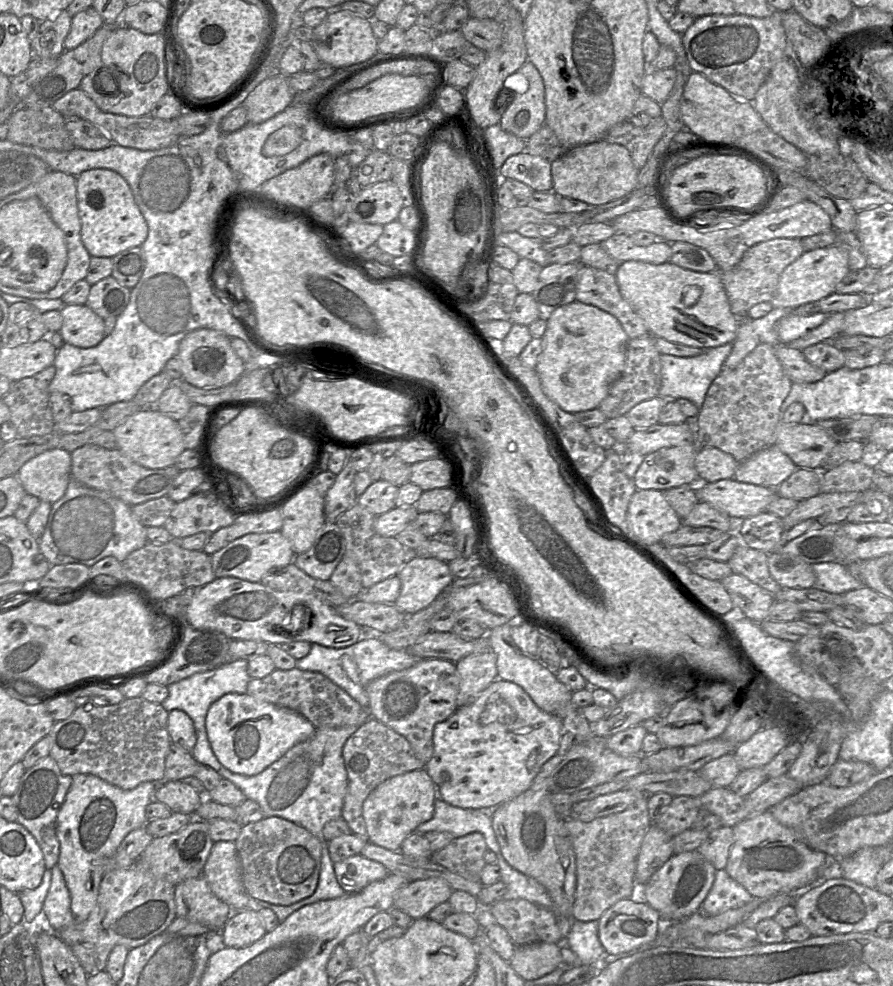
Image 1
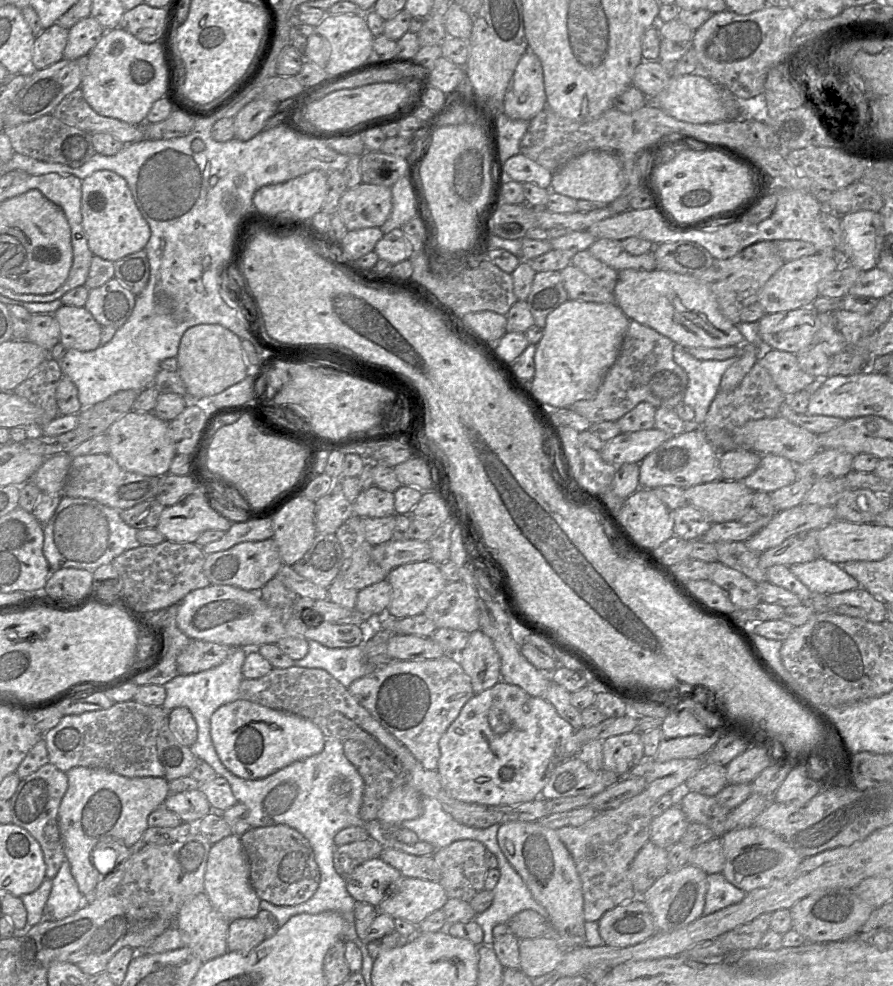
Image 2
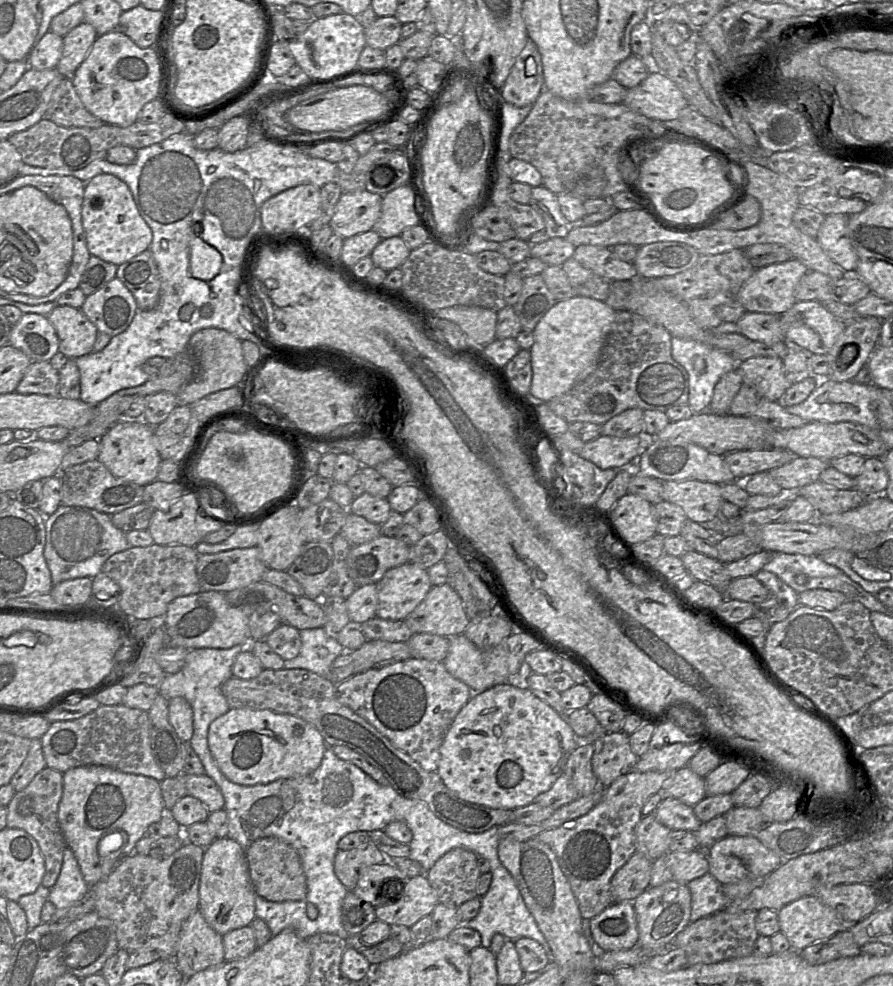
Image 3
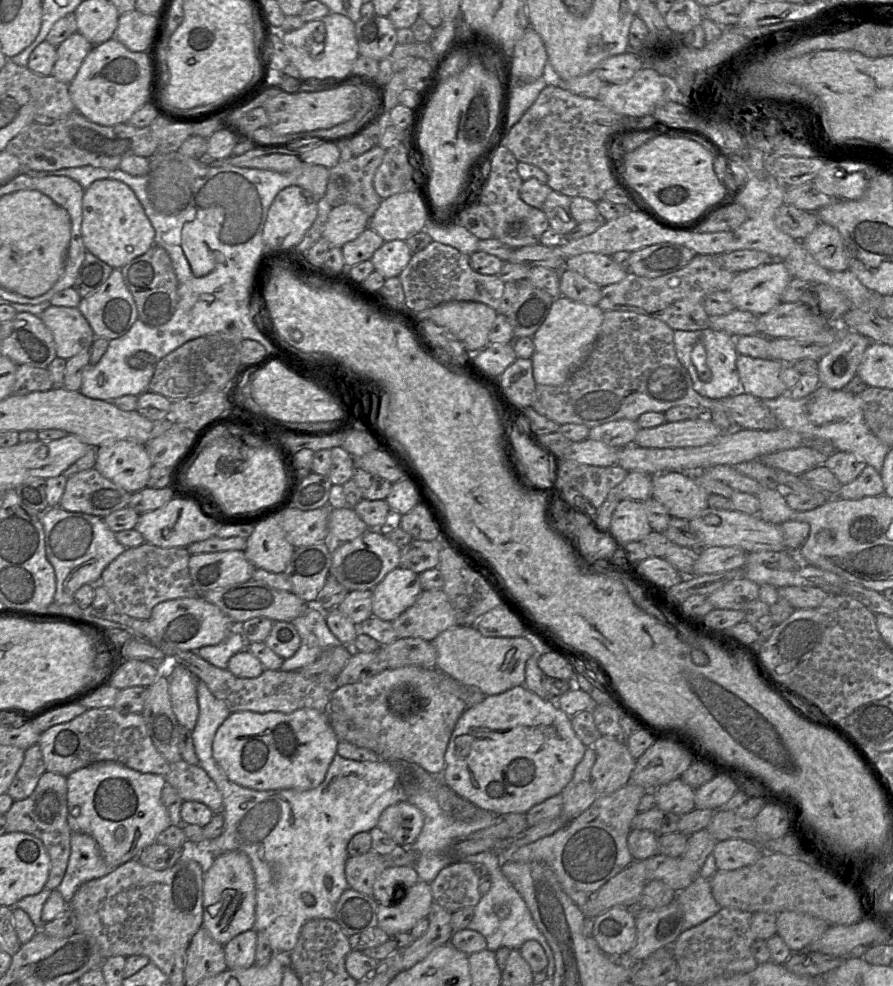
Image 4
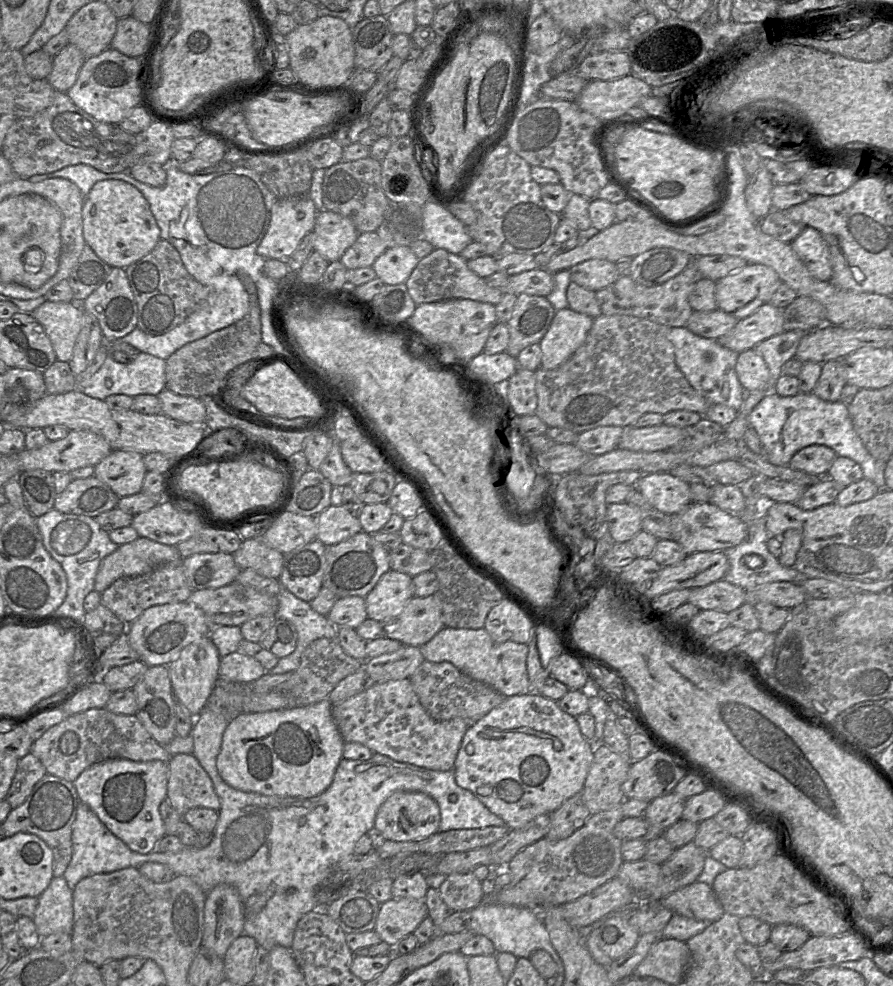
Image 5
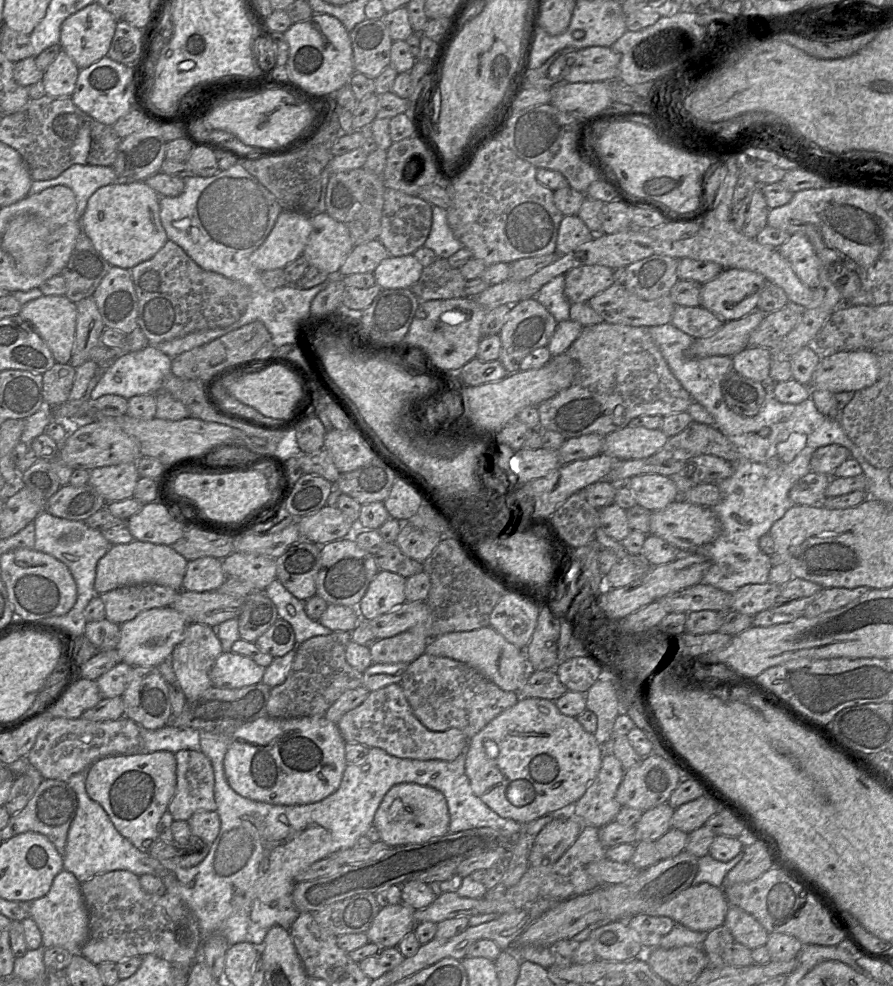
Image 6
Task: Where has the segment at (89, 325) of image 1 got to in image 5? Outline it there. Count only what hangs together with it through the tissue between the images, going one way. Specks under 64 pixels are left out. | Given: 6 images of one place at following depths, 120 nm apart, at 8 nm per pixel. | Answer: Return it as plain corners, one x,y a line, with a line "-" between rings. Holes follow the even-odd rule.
45,301
30,314
43,327
56,359
69,362
82,326
81,303

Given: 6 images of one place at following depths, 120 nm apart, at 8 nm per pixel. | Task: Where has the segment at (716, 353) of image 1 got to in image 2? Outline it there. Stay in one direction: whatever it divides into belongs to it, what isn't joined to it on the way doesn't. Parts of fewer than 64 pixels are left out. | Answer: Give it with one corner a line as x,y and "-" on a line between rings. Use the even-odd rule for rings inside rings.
675,345
673,360
684,369
688,376
688,385
682,402
690,406
695,413
693,424
702,427
709,407
720,391
720,381
724,372
738,359
699,360
690,355
681,346

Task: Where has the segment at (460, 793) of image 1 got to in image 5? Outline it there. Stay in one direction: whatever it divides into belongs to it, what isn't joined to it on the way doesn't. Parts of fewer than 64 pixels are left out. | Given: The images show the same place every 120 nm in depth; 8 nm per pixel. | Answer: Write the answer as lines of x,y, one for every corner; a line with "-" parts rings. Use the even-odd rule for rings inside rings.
530,692
505,698
500,705
492,709
488,714
467,728
453,770
455,773
455,781
458,786
473,793
487,809
503,819
509,829
517,829
523,827
541,814
550,814
554,812
567,799
582,791
593,761
593,752
594,743
582,735
575,717
562,711
559,708
557,701
544,697
539,693

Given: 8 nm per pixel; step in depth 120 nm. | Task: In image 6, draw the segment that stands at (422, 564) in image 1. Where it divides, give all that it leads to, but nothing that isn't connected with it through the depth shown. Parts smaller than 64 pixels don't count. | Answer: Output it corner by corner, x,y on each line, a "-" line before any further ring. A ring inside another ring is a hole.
379,570
357,606
361,619
374,619
405,603
405,586
405,577

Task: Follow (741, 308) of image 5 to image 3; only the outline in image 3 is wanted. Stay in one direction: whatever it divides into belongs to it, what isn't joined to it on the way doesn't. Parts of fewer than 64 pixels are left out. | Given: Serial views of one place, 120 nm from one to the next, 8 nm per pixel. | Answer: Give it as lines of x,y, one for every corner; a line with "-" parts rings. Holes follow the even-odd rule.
794,258
755,269
737,300
747,312
783,314
797,302
795,288
808,271

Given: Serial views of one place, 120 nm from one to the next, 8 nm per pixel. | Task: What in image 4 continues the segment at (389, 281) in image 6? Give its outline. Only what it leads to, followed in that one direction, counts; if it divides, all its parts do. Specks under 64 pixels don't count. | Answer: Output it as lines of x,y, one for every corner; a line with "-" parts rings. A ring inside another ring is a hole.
405,240
385,241
370,259
376,271
385,278
399,276
412,255

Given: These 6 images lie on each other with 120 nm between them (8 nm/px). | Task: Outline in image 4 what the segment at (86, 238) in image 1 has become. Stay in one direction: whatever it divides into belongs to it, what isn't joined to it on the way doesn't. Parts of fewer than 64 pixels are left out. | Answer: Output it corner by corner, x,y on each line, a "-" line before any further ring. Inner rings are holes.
115,179
94,181
82,198
82,240
86,251
113,269
121,269
155,243
155,230
134,191

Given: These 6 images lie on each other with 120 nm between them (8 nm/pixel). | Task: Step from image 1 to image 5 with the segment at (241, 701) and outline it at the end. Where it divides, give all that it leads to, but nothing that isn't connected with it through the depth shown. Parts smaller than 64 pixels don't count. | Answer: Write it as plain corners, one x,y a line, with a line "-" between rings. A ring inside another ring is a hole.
328,699
303,707
266,712
242,713
231,719
223,733
216,766
222,780
230,787
266,796
312,798
332,783
339,762
343,759
343,740
331,712

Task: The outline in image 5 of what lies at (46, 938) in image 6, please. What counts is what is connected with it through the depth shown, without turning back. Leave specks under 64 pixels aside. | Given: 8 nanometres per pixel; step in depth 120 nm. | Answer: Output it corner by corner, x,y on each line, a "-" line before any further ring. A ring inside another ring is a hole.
55,877
38,898
33,922
40,937
62,932
71,934
73,928
73,890
62,877

